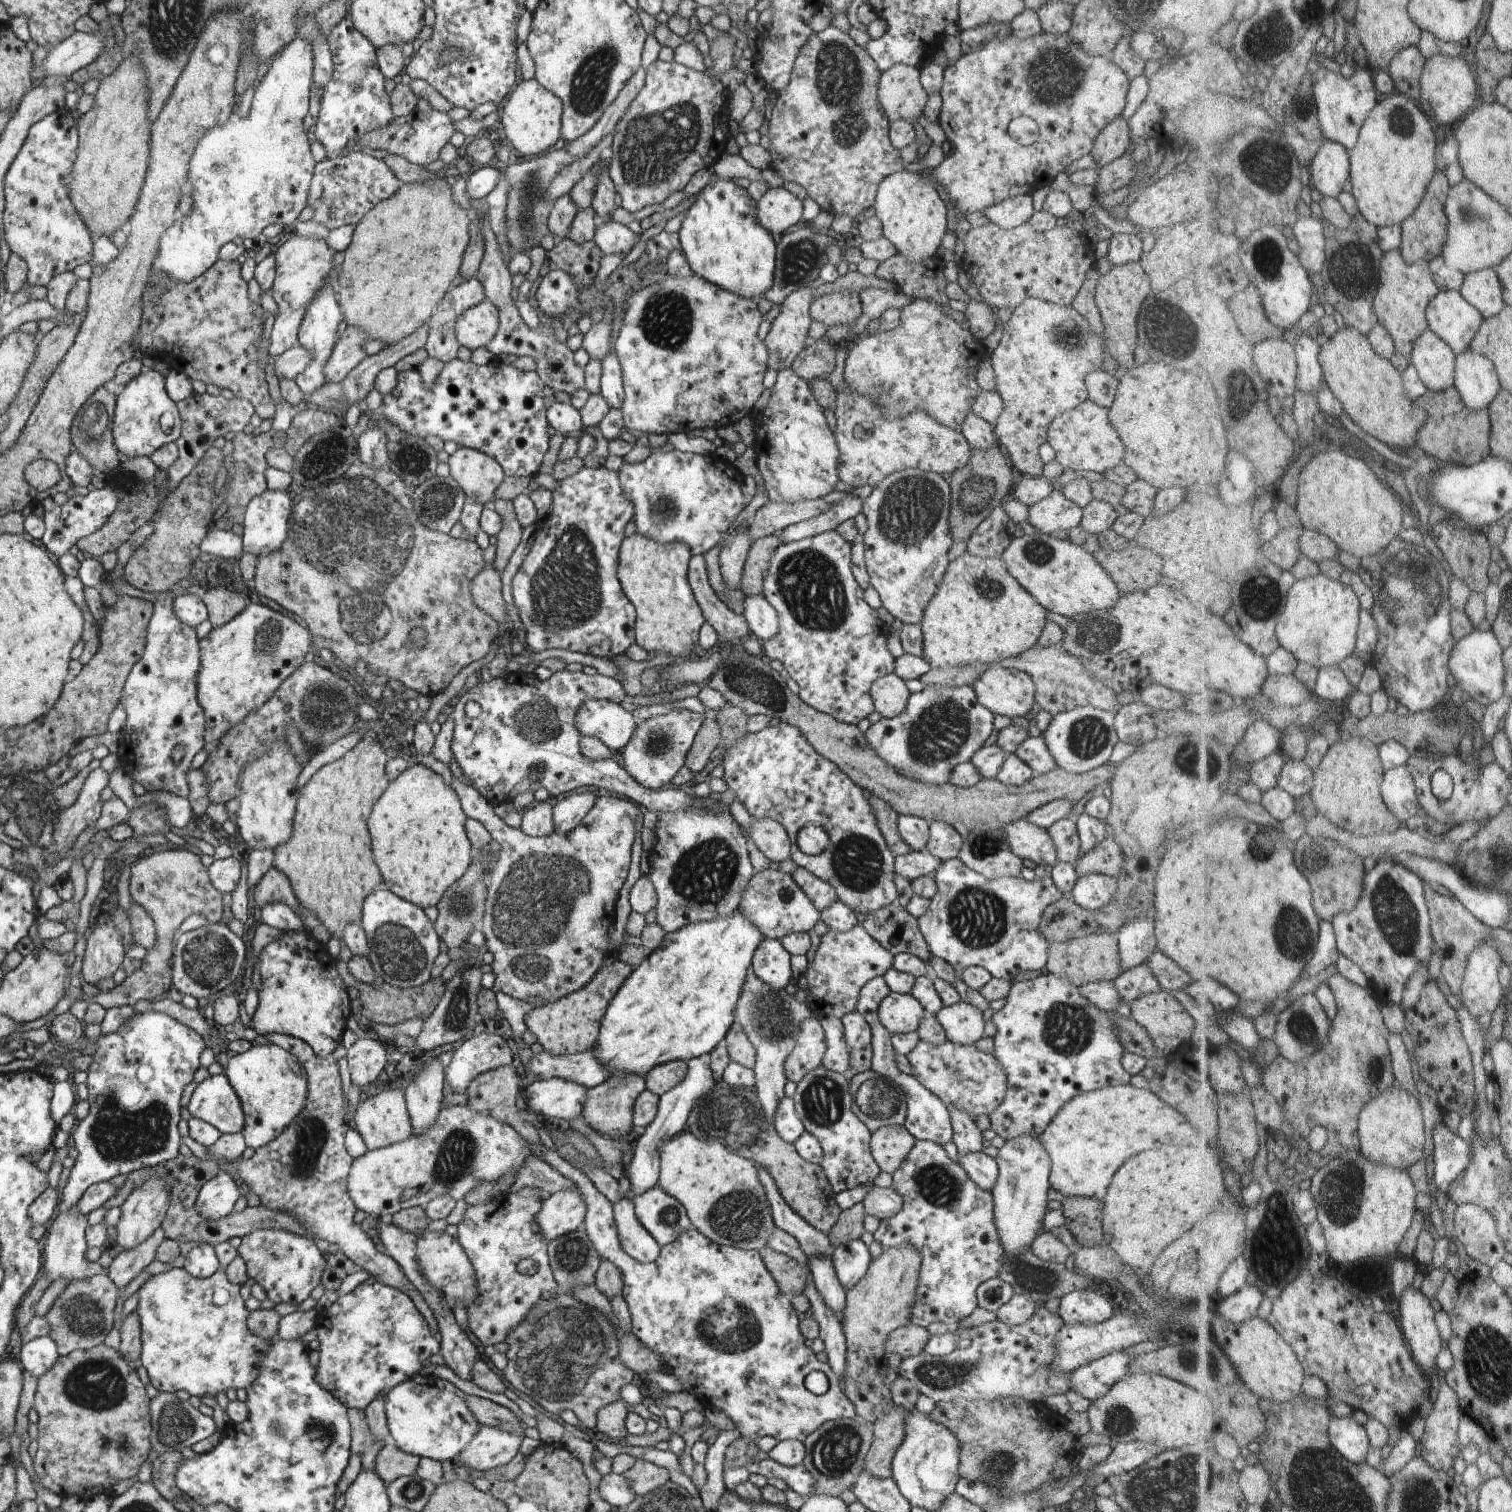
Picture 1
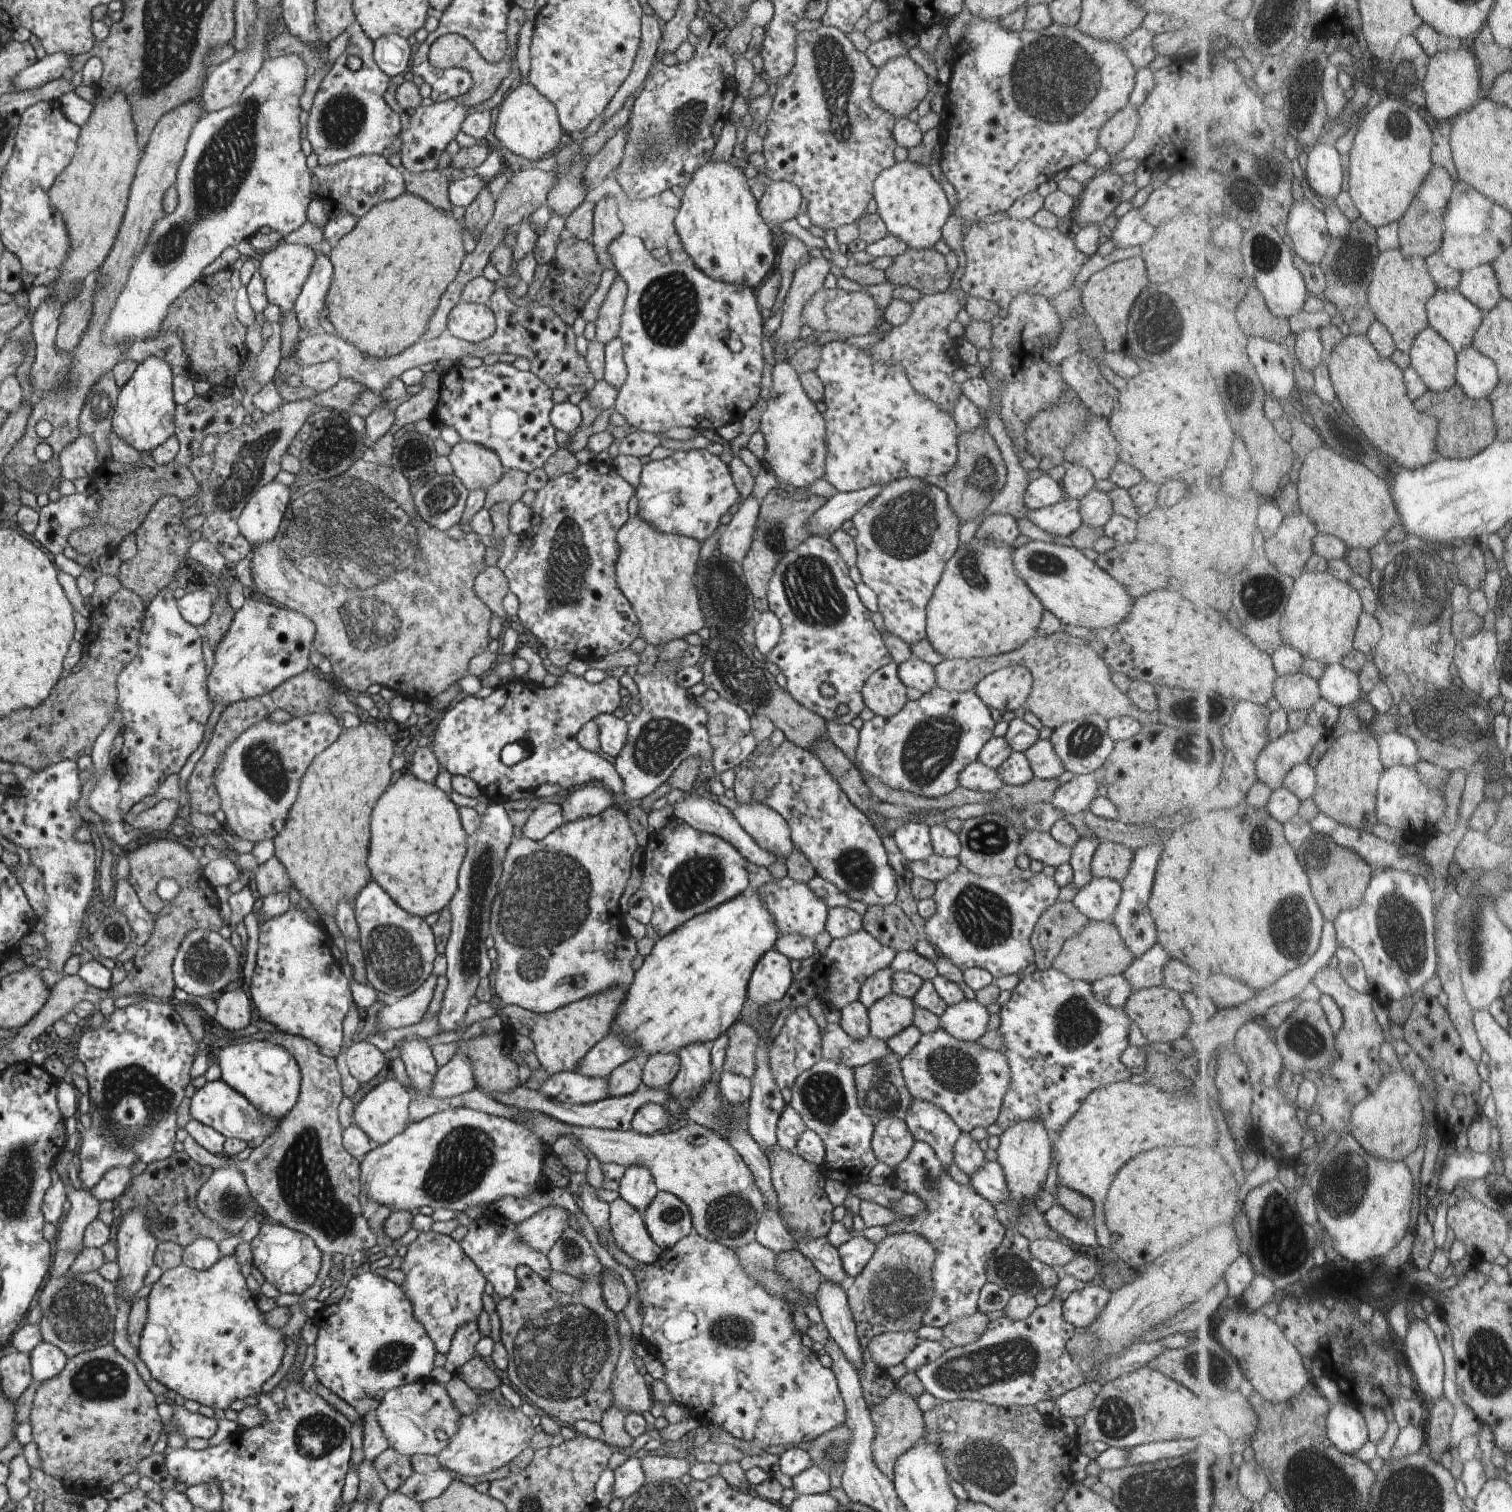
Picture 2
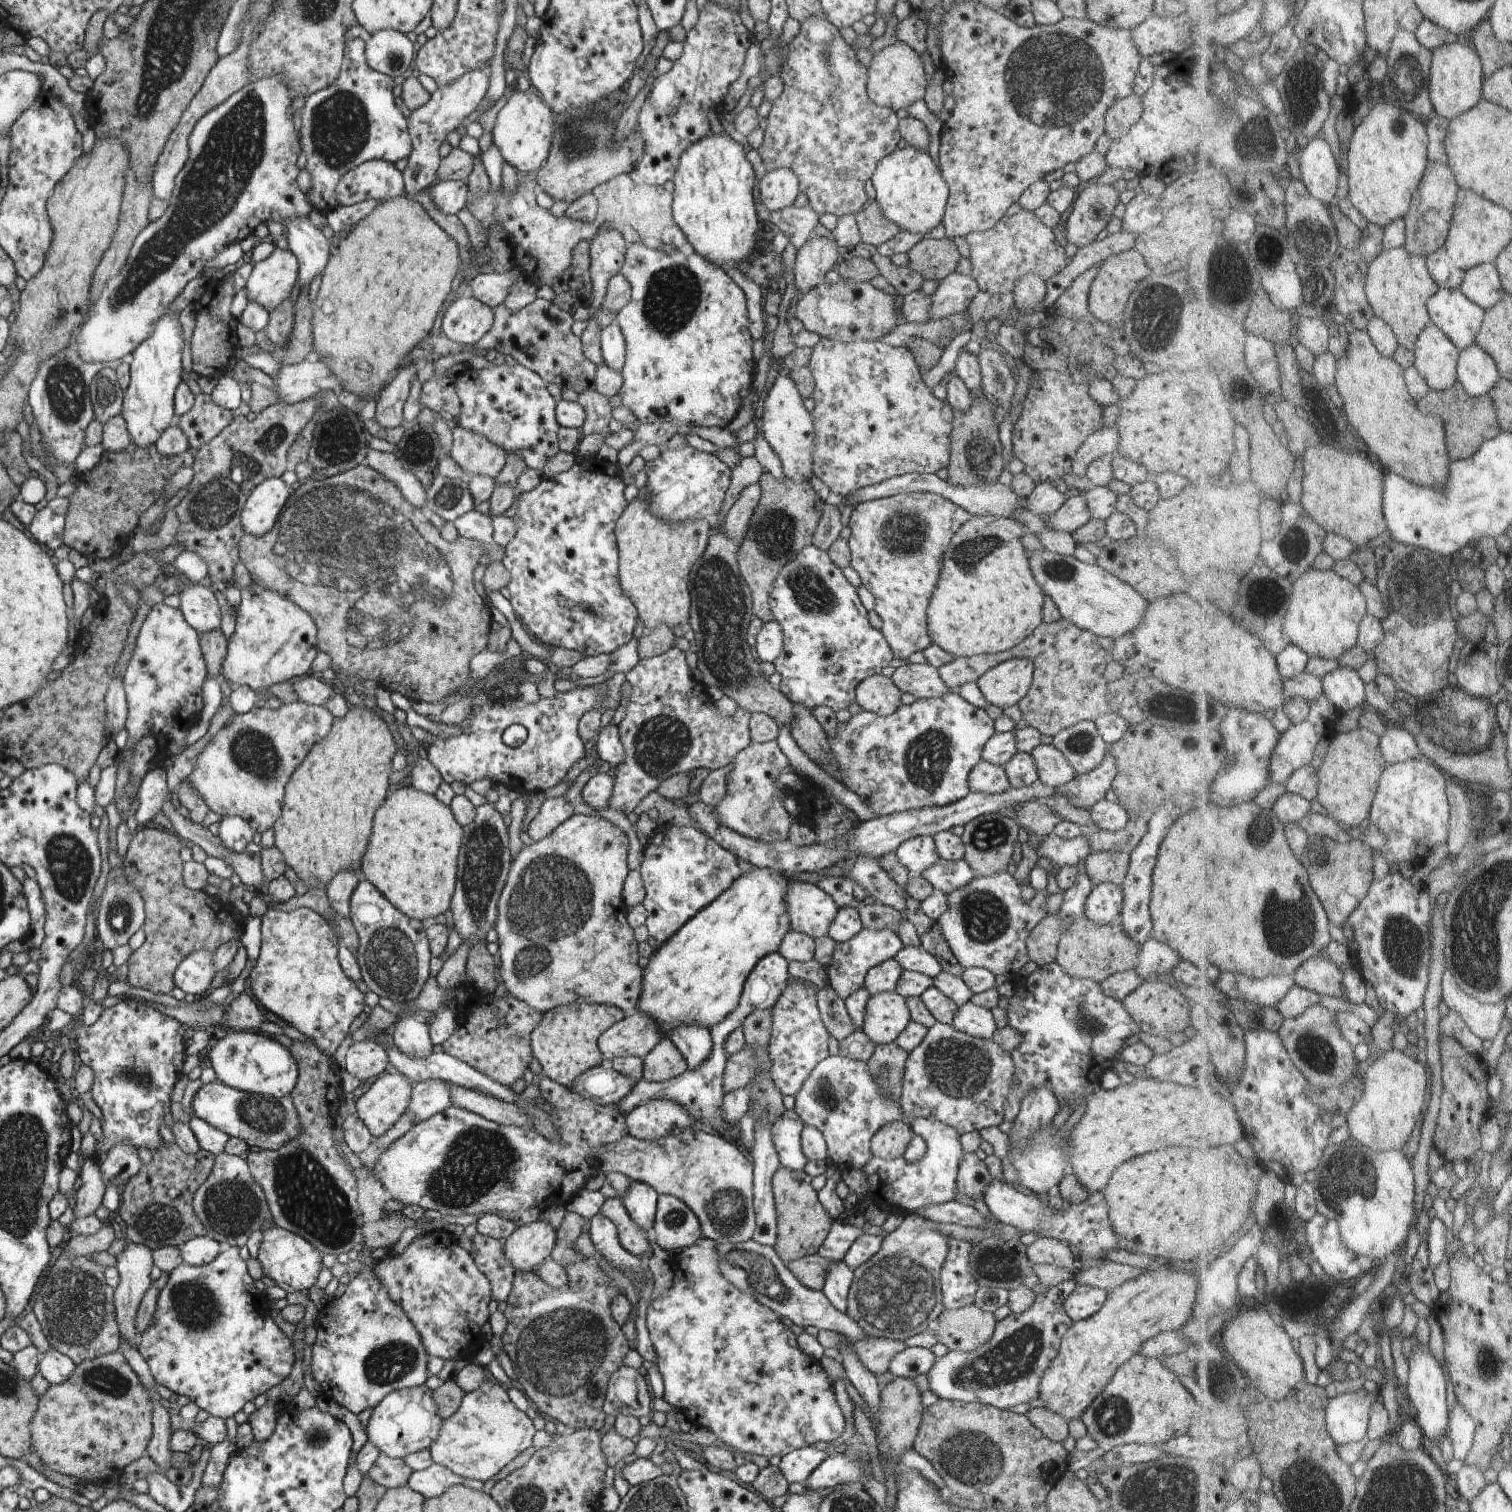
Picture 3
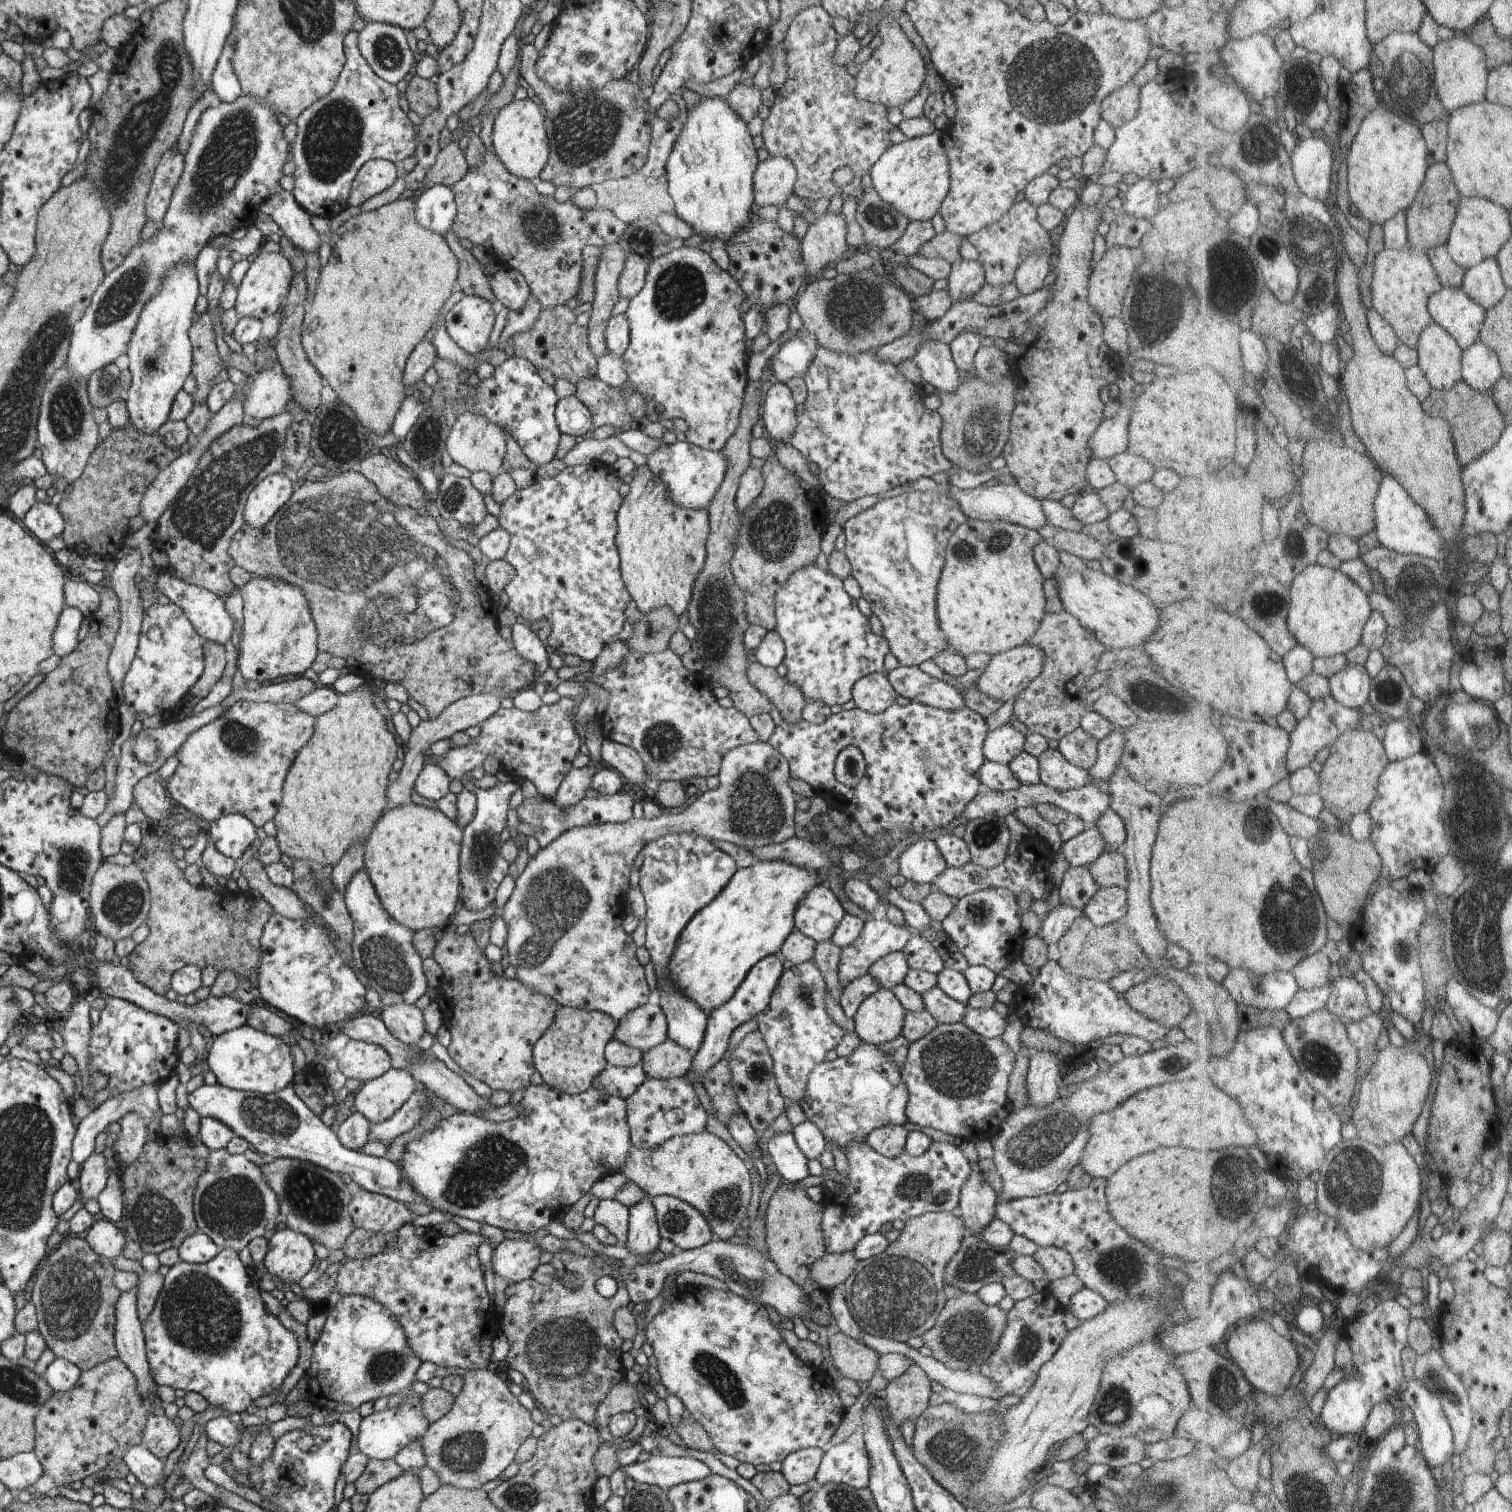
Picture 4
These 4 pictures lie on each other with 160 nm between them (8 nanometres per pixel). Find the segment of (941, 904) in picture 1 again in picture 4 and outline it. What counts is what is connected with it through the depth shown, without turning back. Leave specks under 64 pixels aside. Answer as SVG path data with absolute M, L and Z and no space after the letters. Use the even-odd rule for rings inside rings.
M990 887L956 900L952 912L941 922L941 926L969 965L987 966L998 975L1016 960L1024 940L1016 897L1007 888Z

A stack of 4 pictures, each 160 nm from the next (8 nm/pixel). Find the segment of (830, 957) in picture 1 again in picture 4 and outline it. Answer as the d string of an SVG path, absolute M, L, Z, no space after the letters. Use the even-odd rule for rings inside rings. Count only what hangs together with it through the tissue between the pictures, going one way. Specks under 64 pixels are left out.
M887 918L866 921L858 938L856 938L852 944L841 948L839 965L837 968L840 981L839 989L843 992L850 982L868 974L869 968L878 959L881 959L890 953L902 951L912 934L914 934L914 932L909 926L901 927L900 925L895 925Z

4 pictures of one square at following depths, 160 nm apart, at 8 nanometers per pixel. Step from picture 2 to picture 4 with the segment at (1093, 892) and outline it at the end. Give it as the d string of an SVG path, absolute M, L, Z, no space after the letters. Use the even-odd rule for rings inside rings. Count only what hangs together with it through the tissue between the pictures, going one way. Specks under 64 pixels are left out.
M1111 886L1100 887L1090 897L1083 912L1097 927L1103 927L1124 920L1127 910L1127 890Z

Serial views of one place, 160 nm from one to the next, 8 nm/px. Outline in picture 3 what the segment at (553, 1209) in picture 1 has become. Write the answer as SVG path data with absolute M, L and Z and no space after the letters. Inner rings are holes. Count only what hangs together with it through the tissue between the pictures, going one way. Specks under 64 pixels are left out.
M536 1219L514 1229L514 1232L504 1240L504 1252L514 1270L533 1272L536 1265L541 1265L550 1257L550 1252L552 1252L556 1241L557 1231L554 1230L552 1225Z

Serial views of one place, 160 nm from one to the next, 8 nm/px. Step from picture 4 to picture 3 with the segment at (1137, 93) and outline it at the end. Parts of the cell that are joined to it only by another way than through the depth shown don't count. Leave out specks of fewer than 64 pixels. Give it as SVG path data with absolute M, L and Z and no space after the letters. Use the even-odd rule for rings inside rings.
M1133 92L1126 98L1117 100L1105 114L1105 132L1113 142L1128 132L1138 122L1143 113L1143 102Z

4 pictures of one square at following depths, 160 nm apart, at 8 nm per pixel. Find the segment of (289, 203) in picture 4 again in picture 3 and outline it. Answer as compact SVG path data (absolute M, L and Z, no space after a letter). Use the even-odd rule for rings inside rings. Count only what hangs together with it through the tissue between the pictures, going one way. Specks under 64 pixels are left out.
M308 217L289 221L284 235L288 238L289 249L299 259L299 283L302 288L316 276L322 276L331 258L330 240L324 237Z

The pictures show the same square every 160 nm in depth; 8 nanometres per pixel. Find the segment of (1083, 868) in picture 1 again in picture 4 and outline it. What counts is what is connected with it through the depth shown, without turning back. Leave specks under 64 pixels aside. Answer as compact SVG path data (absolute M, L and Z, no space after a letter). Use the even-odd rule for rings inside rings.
M1122 850L1104 851L1088 868L1100 887L1119 886L1126 889L1128 886L1127 862Z

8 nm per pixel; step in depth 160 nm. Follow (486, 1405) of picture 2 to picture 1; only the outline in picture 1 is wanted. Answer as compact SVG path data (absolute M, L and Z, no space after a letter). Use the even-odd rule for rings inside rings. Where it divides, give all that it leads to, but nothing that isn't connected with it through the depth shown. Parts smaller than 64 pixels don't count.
M480 1425L478 1432L456 1456L458 1462L474 1470L490 1472L508 1464L519 1452L523 1438L520 1435L488 1425Z

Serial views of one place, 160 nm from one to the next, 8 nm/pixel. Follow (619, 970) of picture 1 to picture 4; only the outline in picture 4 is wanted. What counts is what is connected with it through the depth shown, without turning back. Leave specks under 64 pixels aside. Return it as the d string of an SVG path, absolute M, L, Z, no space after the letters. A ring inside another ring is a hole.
M558 1007L550 1028L533 1046L535 1070L541 1074L543 1082L571 1095L577 1095L594 1086L596 1076L608 1065L605 1057L605 1046L613 1038L619 1022L602 1011L577 1009L574 1007Z

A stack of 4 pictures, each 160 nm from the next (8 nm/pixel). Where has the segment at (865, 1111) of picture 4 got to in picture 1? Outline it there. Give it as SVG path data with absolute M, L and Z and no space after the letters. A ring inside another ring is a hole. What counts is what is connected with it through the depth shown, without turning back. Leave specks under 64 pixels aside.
M820 1066L807 1072L797 1082L793 1095L795 1111L805 1131L816 1137L823 1148L823 1160L819 1165L836 1195L856 1186L872 1187L874 1178L881 1172L871 1153L871 1133L852 1112L849 1081L849 1074L840 1074Z

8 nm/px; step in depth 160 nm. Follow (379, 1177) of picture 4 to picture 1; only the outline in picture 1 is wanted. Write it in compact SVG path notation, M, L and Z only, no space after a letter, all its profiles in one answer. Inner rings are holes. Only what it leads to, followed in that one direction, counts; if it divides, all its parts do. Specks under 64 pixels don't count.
M224 1073L209 1075L194 1090L187 1111L192 1117L215 1125L222 1134L242 1133L243 1108Z

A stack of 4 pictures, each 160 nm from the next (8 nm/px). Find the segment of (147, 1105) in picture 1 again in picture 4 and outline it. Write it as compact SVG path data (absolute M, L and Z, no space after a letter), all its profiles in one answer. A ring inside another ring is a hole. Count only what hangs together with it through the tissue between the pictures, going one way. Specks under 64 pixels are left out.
M105 996L106 1007L101 1011L101 1017L90 1031L89 1040L89 1067L94 1071L100 1071L108 1076L109 1081L105 1086L113 1097L128 1094L136 1089L157 1087L159 1084L176 1074L178 1064L178 1052L176 1052L176 1038L178 1038L178 1026L168 1017L151 1013L132 1001L119 999L118 997Z

